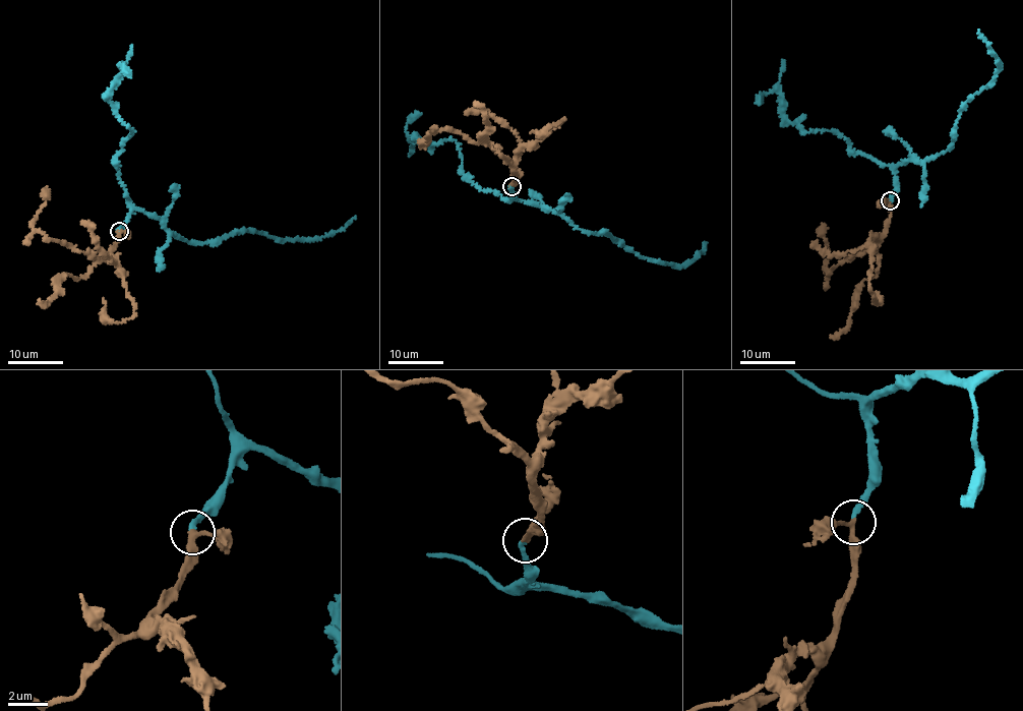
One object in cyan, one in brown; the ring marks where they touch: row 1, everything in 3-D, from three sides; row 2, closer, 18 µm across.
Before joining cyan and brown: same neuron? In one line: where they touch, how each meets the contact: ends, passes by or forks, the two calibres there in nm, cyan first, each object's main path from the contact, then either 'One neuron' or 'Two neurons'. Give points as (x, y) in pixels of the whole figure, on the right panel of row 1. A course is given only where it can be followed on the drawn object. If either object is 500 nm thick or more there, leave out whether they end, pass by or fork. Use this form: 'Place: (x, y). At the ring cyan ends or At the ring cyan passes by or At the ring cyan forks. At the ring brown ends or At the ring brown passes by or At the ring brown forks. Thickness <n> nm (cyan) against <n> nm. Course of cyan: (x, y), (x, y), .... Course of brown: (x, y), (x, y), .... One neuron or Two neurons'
Place: (890, 200). At the ring cyan ends. At the ring brown passes by. Thickness 260 nm (cyan) against 240 nm. Course of cyan: (890, 200), (893, 169), (944, 153), (965, 103), (996, 77), (1001, 67), (977, 31). Course of brown: (890, 200), (890, 220), (878, 244), (828, 272), (825, 270), (828, 251), (824, 237), (825, 224). One neuron

